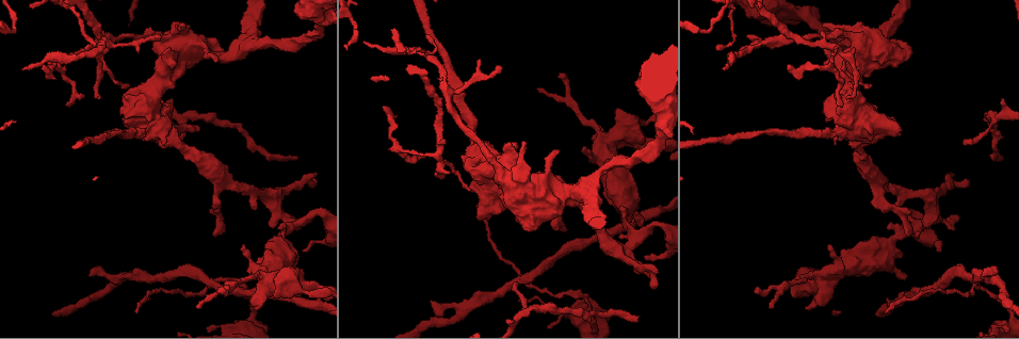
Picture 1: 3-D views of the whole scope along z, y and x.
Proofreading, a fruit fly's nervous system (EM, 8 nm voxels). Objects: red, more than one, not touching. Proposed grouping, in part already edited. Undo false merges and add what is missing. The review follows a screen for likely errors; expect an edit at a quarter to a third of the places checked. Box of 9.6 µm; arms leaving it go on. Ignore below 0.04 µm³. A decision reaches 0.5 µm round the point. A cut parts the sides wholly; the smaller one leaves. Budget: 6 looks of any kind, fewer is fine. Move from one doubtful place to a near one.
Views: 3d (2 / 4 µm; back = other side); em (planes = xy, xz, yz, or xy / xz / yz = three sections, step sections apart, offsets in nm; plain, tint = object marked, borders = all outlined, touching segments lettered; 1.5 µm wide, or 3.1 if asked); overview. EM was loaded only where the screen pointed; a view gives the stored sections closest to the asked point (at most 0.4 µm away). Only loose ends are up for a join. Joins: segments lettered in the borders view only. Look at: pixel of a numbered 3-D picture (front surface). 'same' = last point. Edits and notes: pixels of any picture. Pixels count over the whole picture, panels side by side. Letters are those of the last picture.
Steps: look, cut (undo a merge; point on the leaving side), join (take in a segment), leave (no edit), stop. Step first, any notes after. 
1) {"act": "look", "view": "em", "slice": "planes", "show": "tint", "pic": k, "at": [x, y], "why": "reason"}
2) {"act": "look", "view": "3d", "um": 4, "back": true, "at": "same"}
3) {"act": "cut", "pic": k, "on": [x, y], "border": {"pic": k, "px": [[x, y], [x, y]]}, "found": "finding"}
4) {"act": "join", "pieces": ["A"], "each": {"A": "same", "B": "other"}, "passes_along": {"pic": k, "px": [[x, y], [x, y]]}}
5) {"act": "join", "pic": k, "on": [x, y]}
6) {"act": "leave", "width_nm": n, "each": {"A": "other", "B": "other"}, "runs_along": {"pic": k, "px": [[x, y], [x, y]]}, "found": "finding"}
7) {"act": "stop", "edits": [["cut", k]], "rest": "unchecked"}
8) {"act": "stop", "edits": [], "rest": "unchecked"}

{"act": "look", "view": "3d", "um": 2, "pic": 1, "at": [889, 229], "why": "an open end"}

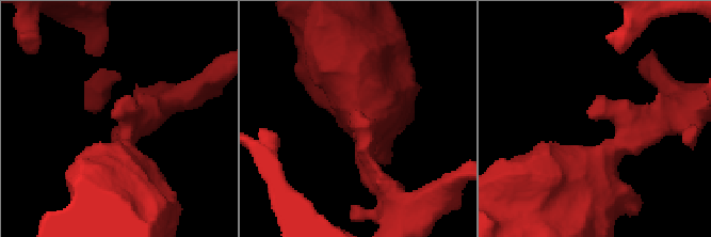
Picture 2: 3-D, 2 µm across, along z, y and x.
{"act": "look", "view": "em", "slice": "xz", "step": 8, "show": "borders", "pic": 2, "at": [352, 114]}

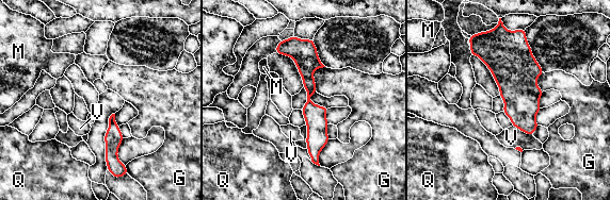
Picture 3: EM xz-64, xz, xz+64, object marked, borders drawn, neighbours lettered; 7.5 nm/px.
{"act": "look", "view": "em", "slice": "planes", "show": "borders", "at": "same", "why": "another direction"}

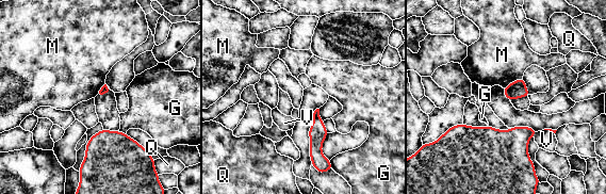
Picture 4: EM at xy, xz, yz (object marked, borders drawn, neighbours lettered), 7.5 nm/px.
{"act": "leave", "each": {"G": "other", "M": "other", "Q": "other", "V": "other"}, "border": {"pic": 4, "px": [[522, 77], [512, 80], [503, 87]]}, "found": "none of them fits"}

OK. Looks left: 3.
{"act": "look", "view": "3d", "um": 2, "pic": 1, "at": [637, 317], "why": "tapers out"}

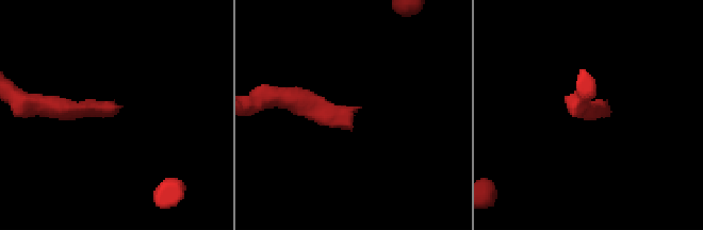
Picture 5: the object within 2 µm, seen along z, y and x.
{"act": "look", "view": "em", "slice": "yz", "step": 8, "show": "plain", "pic": 5, "at": [119, 105]}

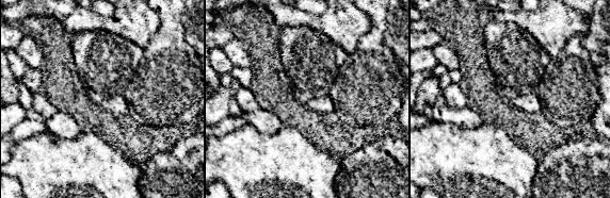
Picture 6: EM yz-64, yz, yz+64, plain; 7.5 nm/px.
{"act": "look", "view": "em", "slice": "yz", "step": 8, "show": "borders", "at": "same"}

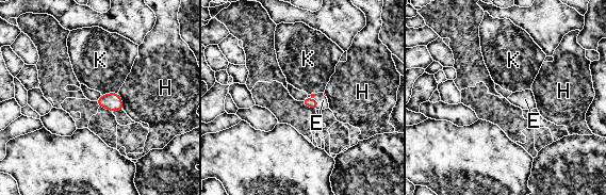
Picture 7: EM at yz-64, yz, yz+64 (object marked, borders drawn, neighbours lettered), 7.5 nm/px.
{"act": "join", "pieces": ["E"], "width_nm": 90, "each": {"E": "same", "H": "other", "K": "other"}, "passes_along": {"pic": 7, "px": [[313, 103], [316, 100], [323, 100]]}, "found": "it goes on there"}

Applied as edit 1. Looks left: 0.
{"act": "stop", "edits": [["join", 7]], "rest": "unchecked"}

